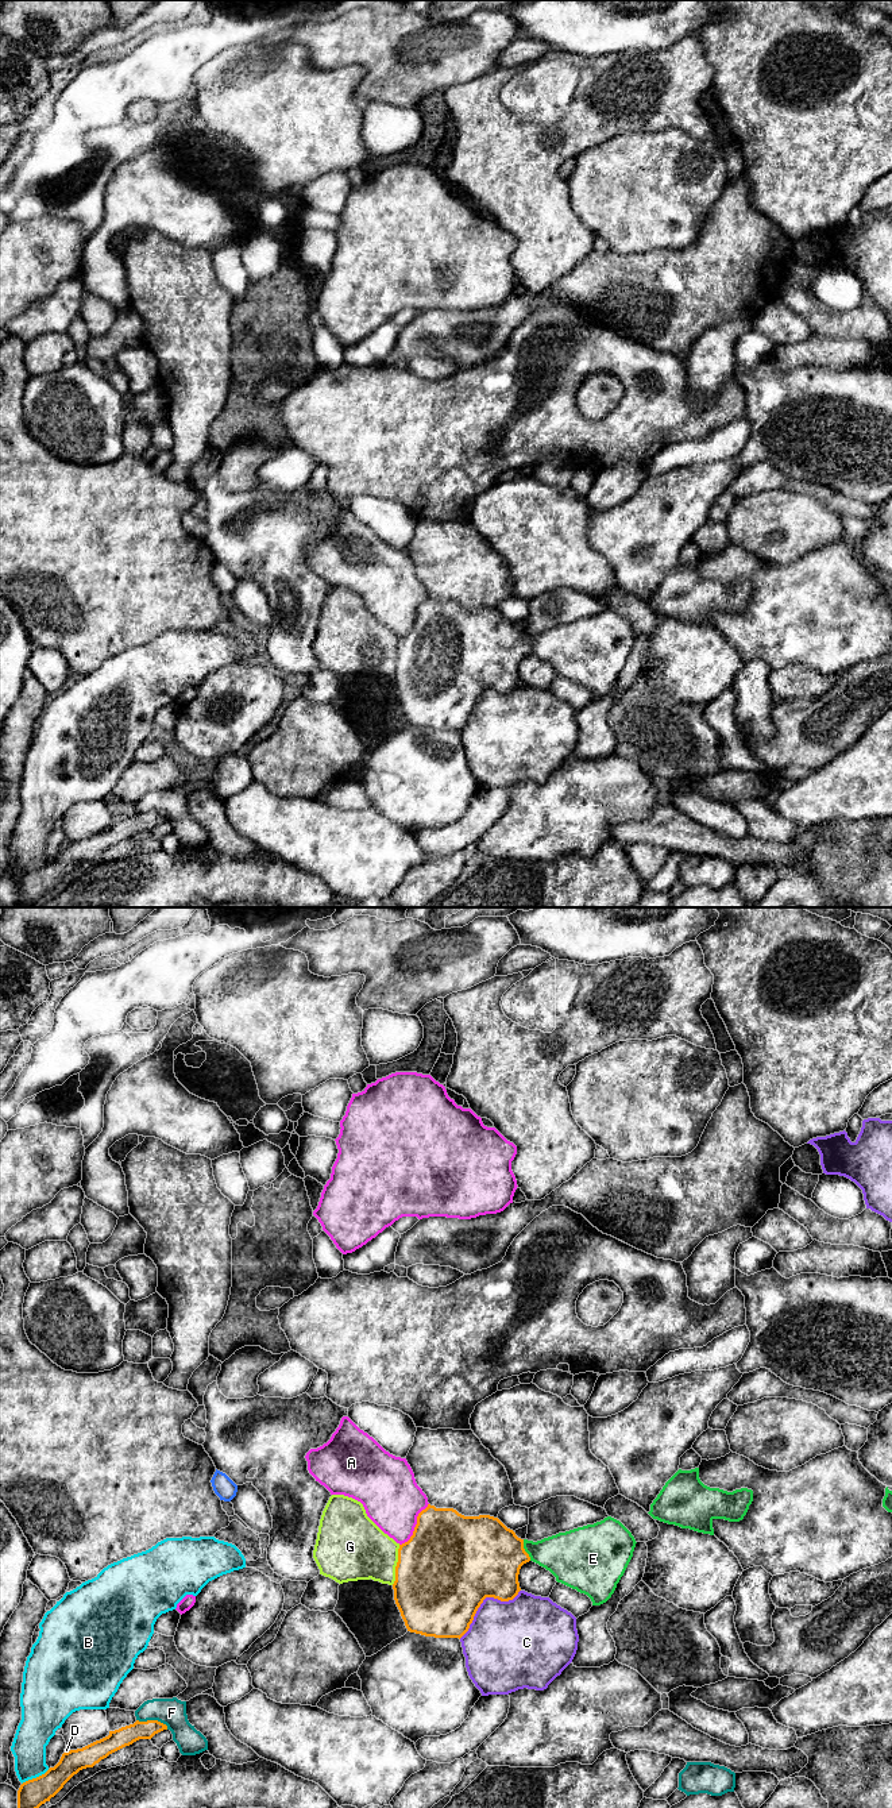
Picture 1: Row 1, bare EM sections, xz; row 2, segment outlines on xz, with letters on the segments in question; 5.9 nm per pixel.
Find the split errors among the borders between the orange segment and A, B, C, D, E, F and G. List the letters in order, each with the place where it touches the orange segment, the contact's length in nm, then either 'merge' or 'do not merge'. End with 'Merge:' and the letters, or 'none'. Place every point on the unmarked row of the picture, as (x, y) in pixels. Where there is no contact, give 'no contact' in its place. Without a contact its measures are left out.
A: contact xz (416, 619); length 300 nm; do not merge
B: contact xz (37, 870); length 190 nm; do not merge
C: contact xz (483, 692); length 460 nm; do not merge
D: contact xz (68, 844); length 30 nm; do not merge
E: contact xz (524, 643); length 140 nm; merge
F: contact xz (153, 813); length 200 nm; do not merge
G: contact xz (397, 658); length 240 nm; do not merge
Merge: E

